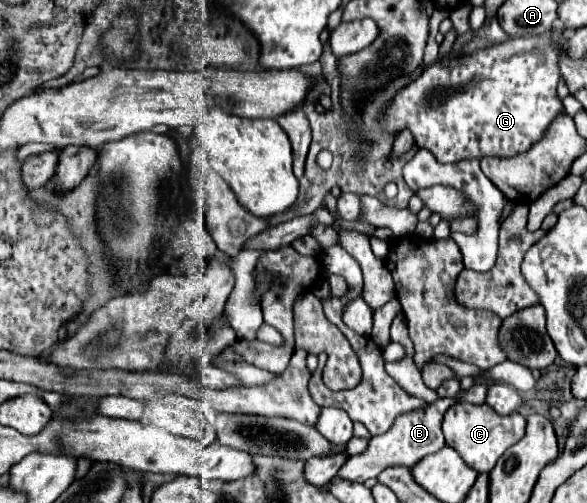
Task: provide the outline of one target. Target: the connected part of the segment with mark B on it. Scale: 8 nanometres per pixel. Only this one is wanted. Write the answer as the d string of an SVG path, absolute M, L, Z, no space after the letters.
M438 398L432 404L426 404L422 408L414 408L410 412L400 414L388 432L370 438L370 444L362 454L350 456L350 460L340 468L338 476L344 480L352 480L352 482L364 482L368 478L376 478L384 468L388 468L392 464L412 468L424 456L442 450L446 446L444 432L442 432L442 420L444 420L446 410L450 406L454 406L456 402L458 402L456 398Z

